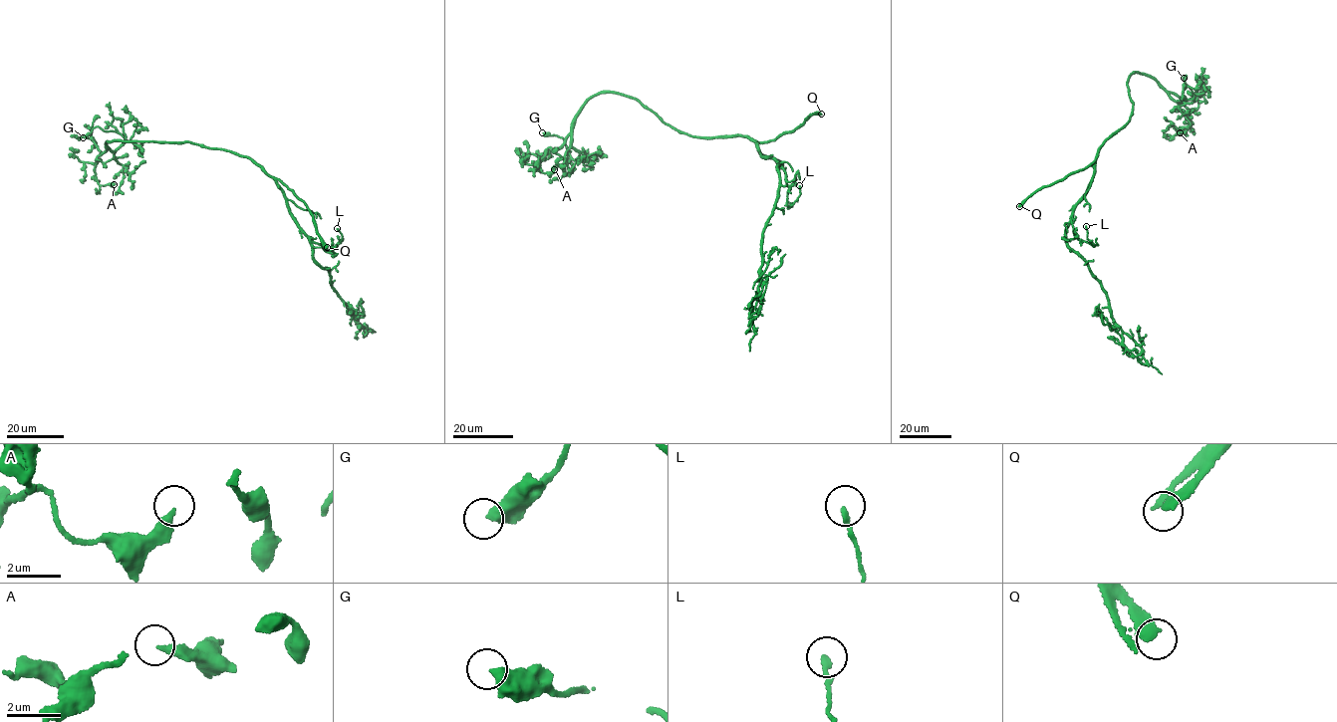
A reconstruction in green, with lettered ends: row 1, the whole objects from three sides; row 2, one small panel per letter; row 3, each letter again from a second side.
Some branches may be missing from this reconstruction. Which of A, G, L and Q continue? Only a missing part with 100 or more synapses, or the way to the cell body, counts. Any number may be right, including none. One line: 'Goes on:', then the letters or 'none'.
Goes on: Q

